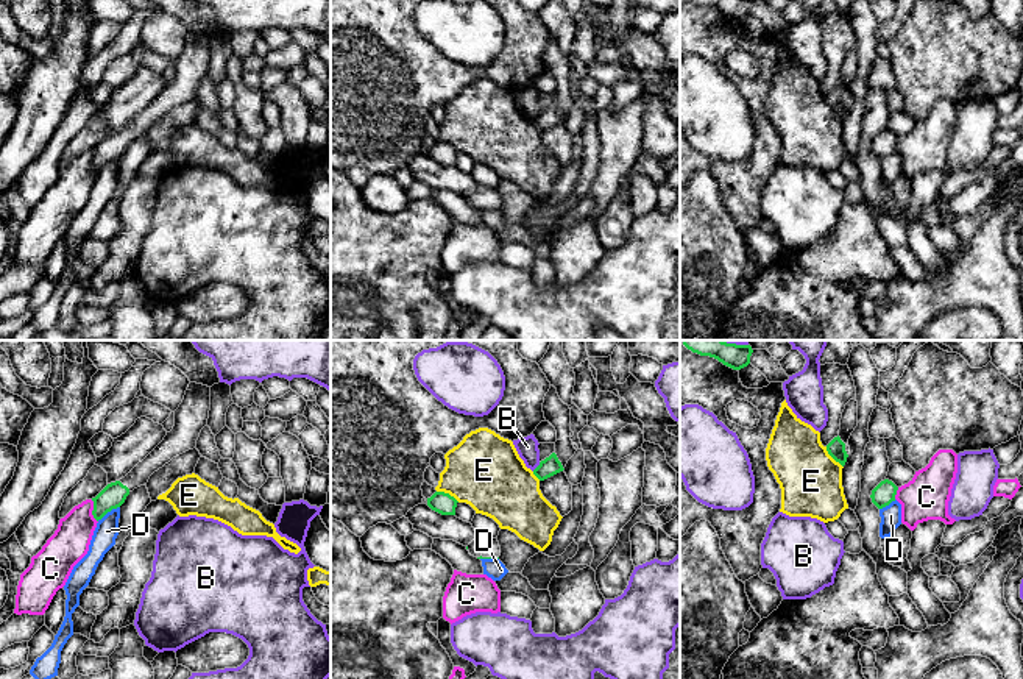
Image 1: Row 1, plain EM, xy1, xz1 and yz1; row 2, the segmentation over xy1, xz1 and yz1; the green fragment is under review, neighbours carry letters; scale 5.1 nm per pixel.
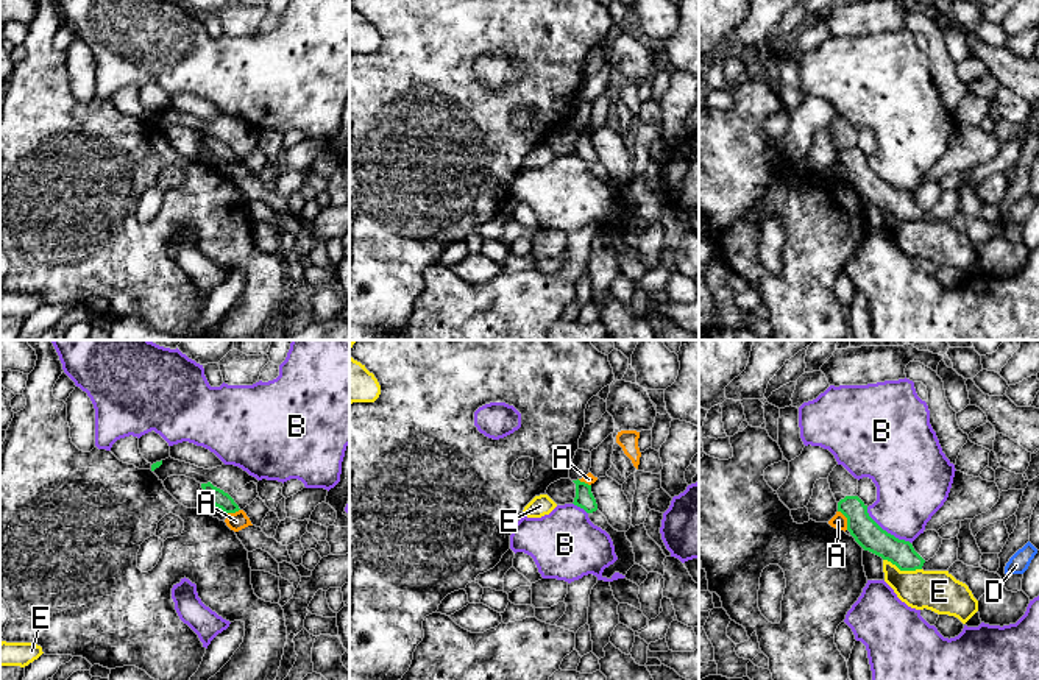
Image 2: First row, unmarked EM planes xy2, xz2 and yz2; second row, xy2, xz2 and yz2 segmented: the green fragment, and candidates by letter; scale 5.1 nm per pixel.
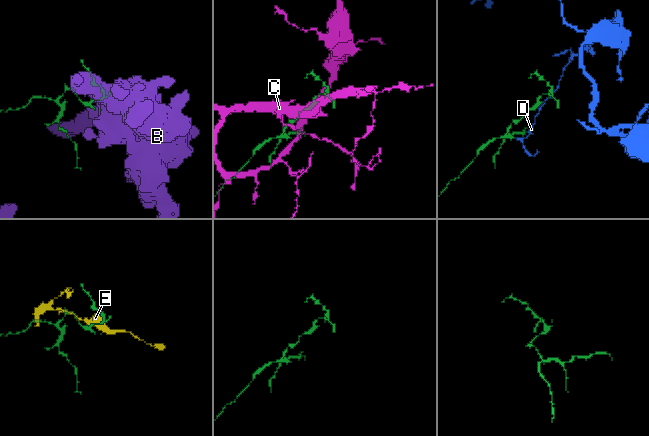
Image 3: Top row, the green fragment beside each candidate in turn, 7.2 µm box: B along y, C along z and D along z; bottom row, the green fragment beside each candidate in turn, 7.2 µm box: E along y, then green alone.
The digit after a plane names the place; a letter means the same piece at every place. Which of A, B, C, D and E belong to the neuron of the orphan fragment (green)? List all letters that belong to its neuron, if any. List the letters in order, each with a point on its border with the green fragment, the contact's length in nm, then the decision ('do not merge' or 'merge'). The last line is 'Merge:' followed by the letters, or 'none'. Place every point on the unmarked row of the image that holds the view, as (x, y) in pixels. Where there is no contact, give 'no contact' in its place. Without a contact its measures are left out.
A: contact yz2 (847, 170); length 120 nm; do not merge
B: contact yz2 (885, 181); length 300 nm; do not merge
C: contact xy1 (92, 161); length 120 nm; do not merge
D: contact xy1 (108, 161); length 140 nm; do not merge
E: contact yz2 (902, 220); length 200 nm; do not merge
Merge: none

